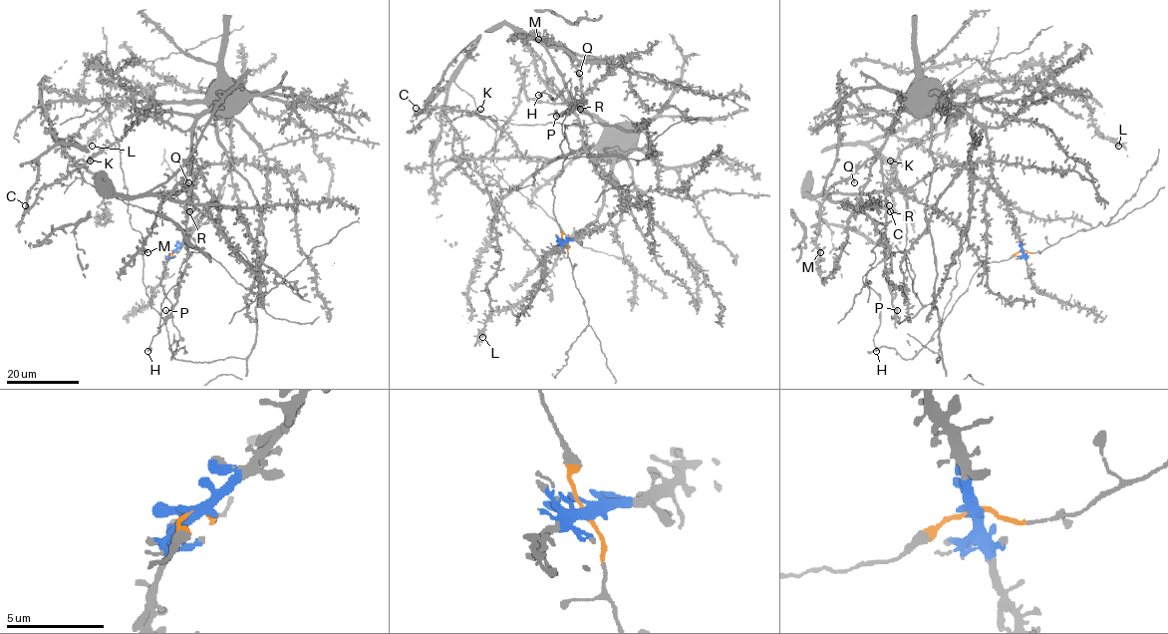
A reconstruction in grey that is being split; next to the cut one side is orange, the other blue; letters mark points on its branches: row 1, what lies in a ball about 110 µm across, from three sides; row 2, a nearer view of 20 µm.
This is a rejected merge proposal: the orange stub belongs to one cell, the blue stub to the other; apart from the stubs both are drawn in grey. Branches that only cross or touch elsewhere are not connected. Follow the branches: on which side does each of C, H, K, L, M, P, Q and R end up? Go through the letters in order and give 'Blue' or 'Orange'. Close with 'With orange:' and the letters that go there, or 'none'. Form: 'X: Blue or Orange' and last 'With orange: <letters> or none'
C: Blue
H: Blue
K: Blue
L: Blue
M: Blue
P: Blue
Q: Blue
R: Blue
With orange: none

